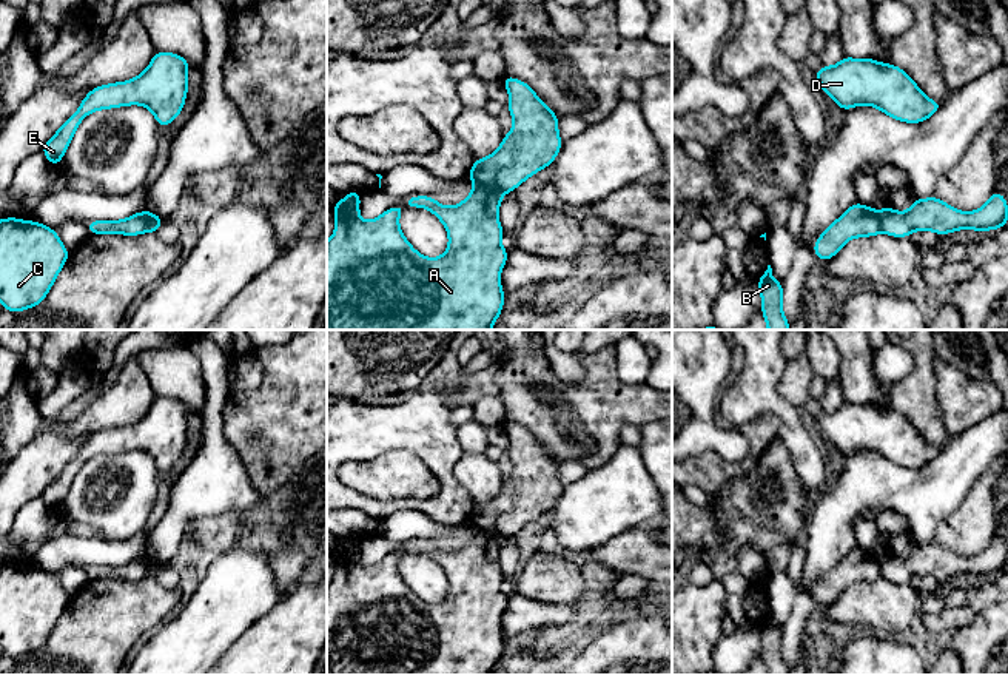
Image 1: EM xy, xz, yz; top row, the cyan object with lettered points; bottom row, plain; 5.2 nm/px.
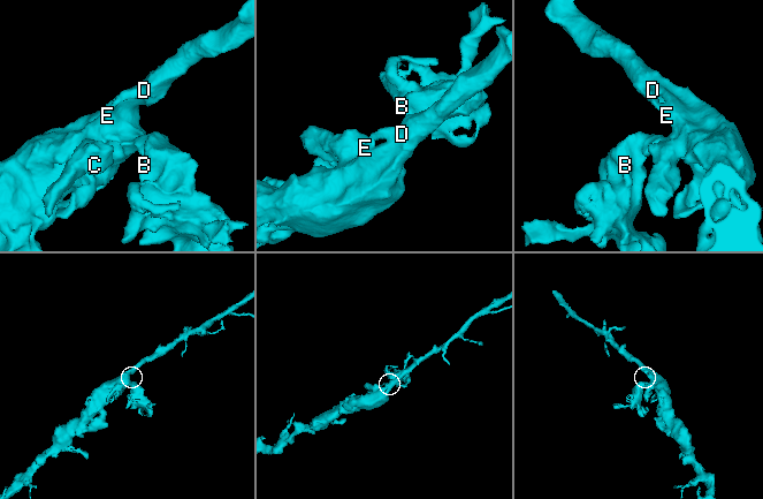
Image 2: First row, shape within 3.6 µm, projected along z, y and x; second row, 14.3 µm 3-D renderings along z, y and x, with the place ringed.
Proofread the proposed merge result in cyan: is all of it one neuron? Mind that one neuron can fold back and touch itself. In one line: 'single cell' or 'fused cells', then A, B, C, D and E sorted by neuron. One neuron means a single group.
fused cells; A C D E / B

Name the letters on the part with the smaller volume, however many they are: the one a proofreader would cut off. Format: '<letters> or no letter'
B

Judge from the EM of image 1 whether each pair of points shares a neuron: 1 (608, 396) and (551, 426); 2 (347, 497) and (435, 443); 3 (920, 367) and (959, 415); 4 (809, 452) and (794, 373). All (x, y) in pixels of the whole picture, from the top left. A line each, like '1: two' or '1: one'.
1: one
2: one
3: two
4: two

